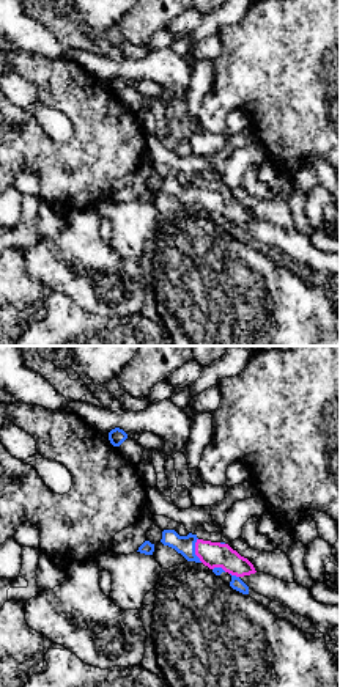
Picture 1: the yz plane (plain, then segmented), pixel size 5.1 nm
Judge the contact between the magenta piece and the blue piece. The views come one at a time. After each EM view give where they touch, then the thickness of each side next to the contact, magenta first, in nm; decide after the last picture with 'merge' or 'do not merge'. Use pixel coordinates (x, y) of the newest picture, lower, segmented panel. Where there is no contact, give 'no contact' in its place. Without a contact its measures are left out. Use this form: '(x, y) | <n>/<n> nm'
(195, 551) | 130/100 nm

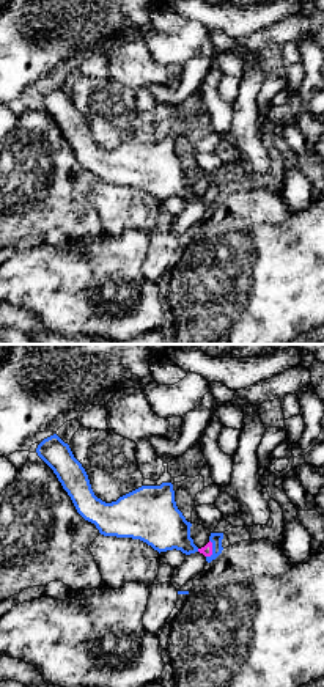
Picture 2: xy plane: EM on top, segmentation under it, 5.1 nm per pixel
(211, 549) | 60/60 nm

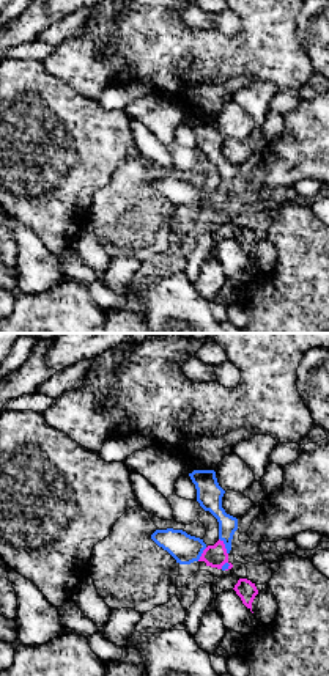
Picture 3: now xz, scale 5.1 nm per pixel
(224, 546) | 120/110 nm

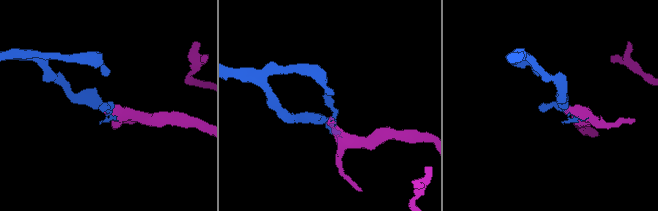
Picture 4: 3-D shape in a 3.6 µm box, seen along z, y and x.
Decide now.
merge

